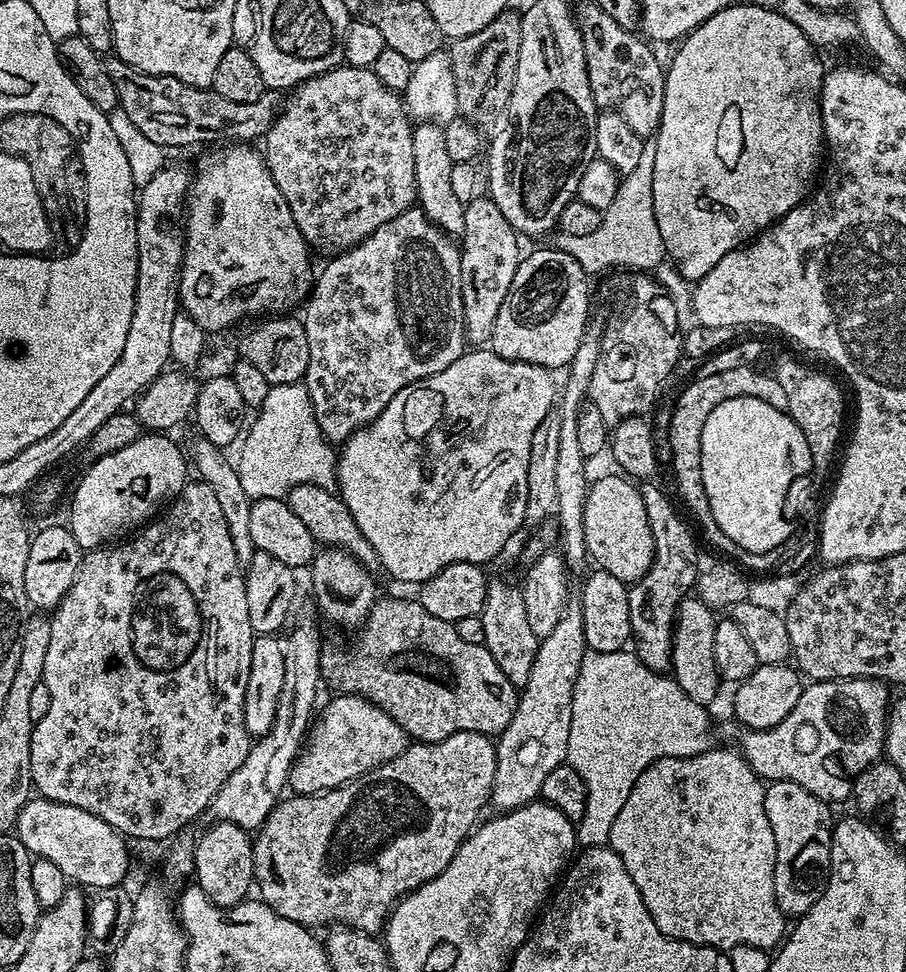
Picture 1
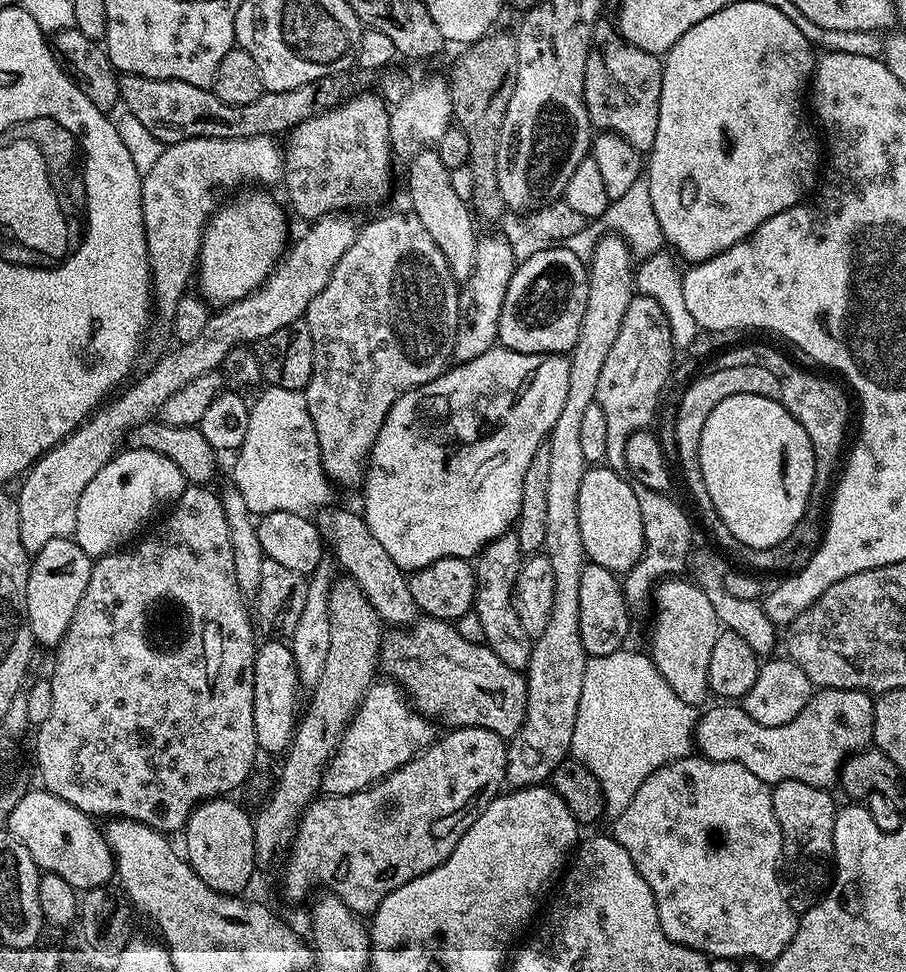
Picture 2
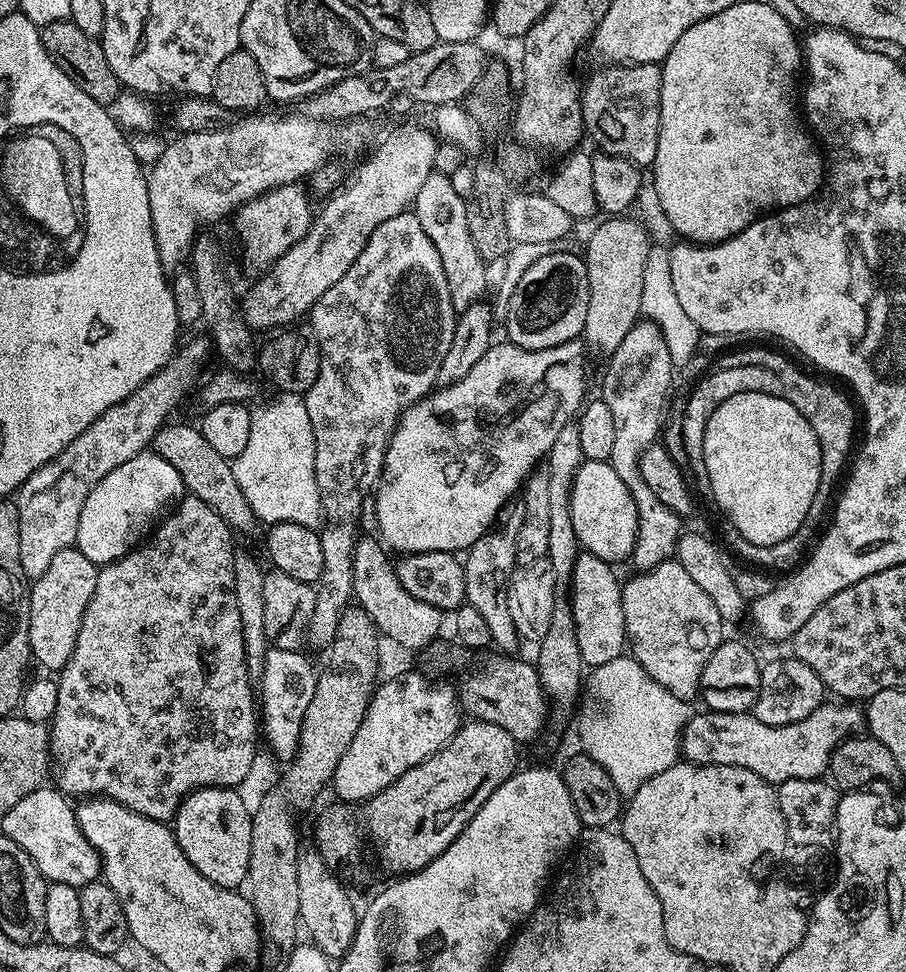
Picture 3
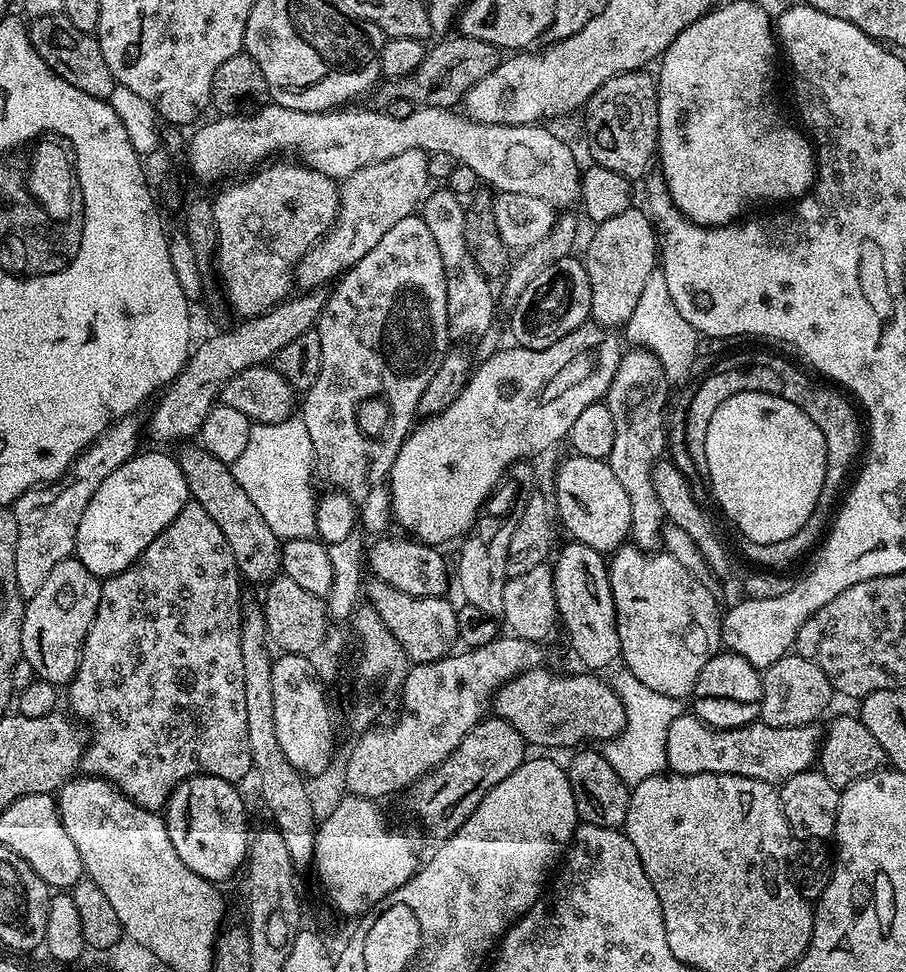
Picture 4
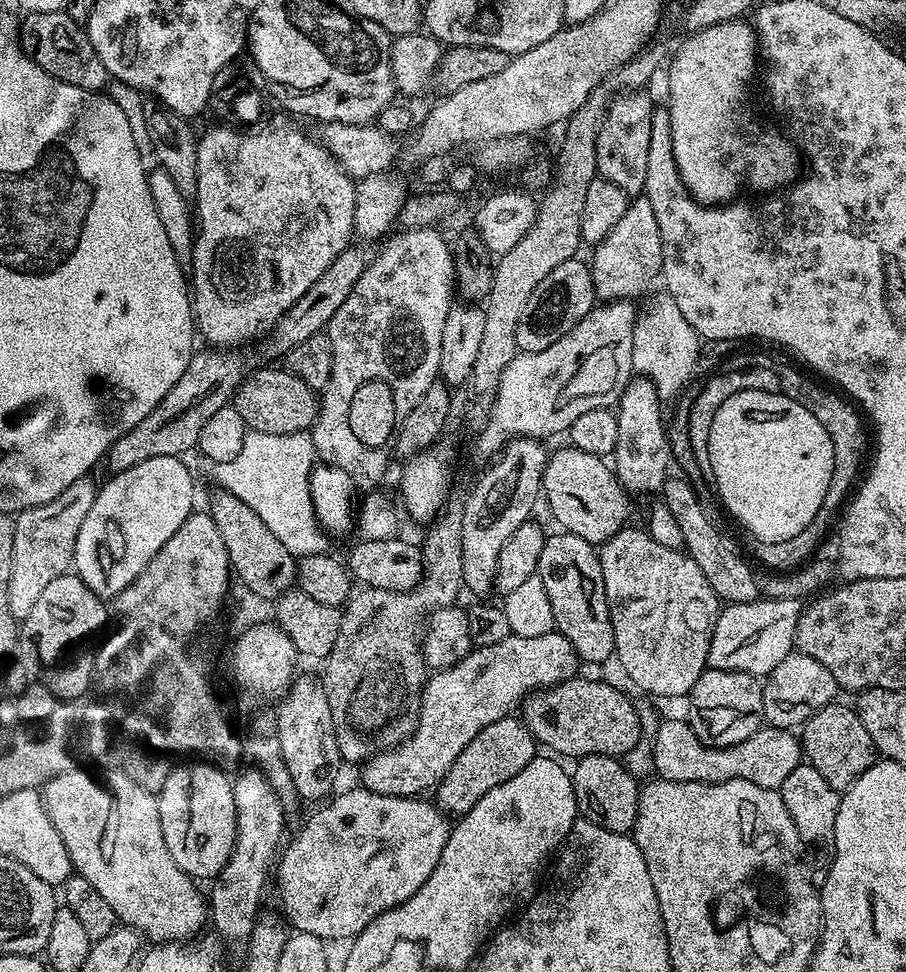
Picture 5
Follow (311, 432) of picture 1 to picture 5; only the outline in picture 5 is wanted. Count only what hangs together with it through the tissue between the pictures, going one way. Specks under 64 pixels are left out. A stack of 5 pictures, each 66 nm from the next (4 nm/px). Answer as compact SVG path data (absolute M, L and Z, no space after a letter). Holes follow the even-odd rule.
M249 431L240 454L228 463L211 467L213 478L223 491L248 504L279 541L296 557L328 552L329 535L317 520L309 478L314 467L316 447L309 433L272 435Z

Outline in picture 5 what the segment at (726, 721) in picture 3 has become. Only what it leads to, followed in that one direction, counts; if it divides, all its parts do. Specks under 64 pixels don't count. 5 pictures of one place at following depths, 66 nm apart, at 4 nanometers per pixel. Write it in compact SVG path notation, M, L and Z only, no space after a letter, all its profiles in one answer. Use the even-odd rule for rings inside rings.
M661 719L654 735L656 738L650 742L650 764L653 769L656 767L655 775L662 780L703 784L745 780L754 782L754 786L778 790L782 782L786 782L790 770L802 763L799 739L786 728L761 726L757 732L750 734L750 738L725 748L715 748L701 742L687 719Z

